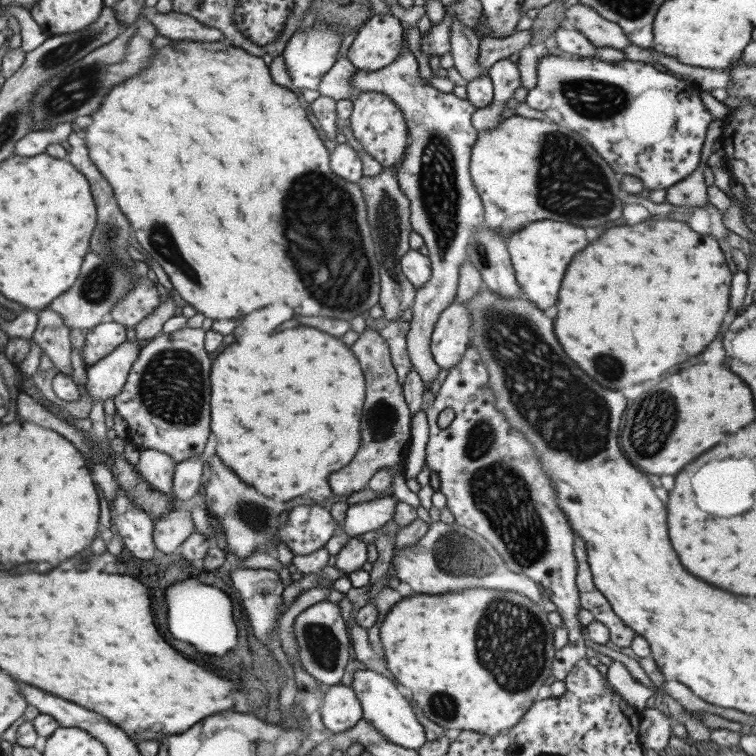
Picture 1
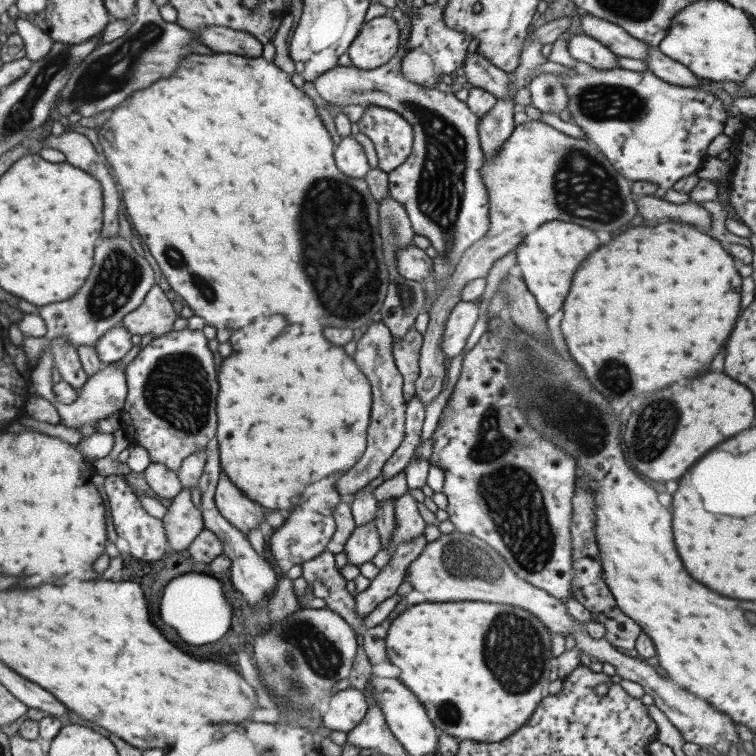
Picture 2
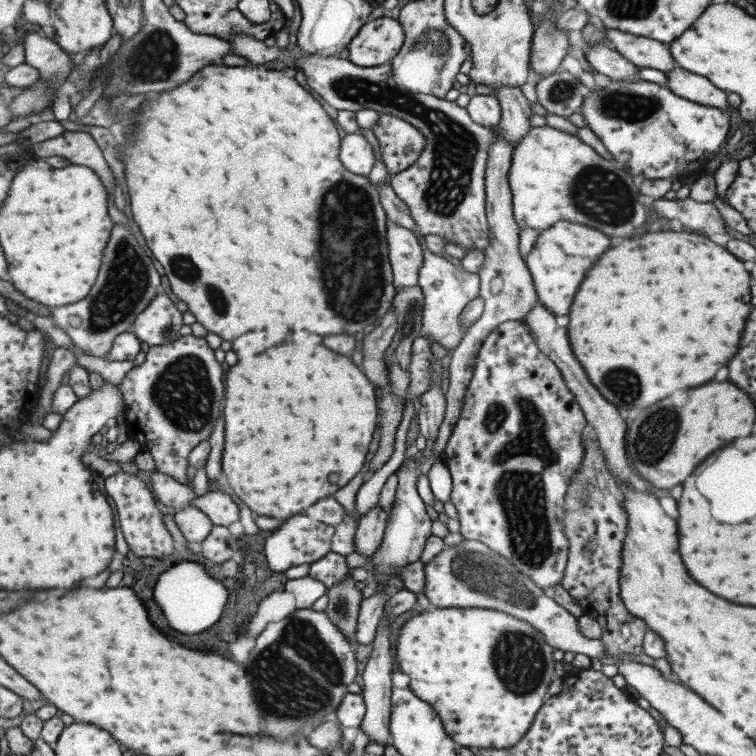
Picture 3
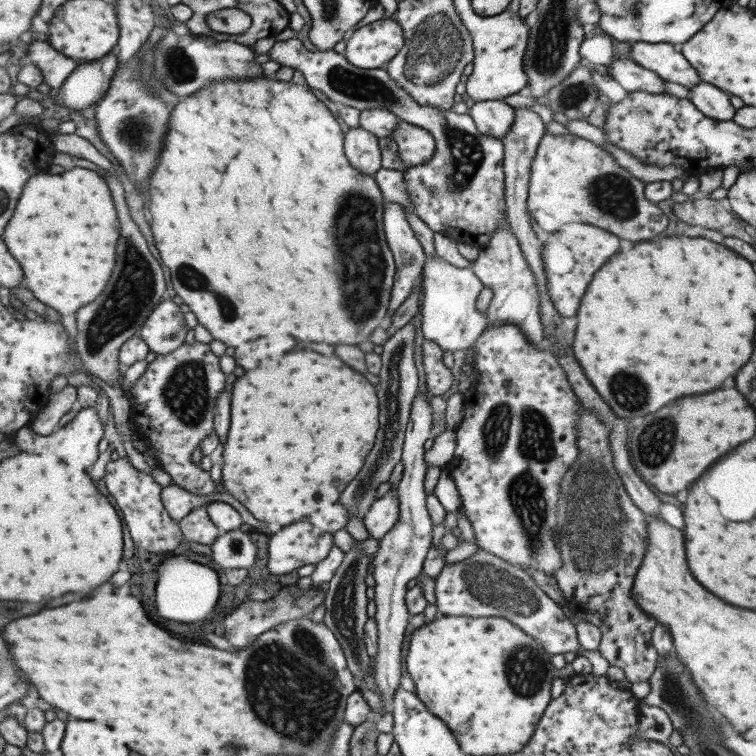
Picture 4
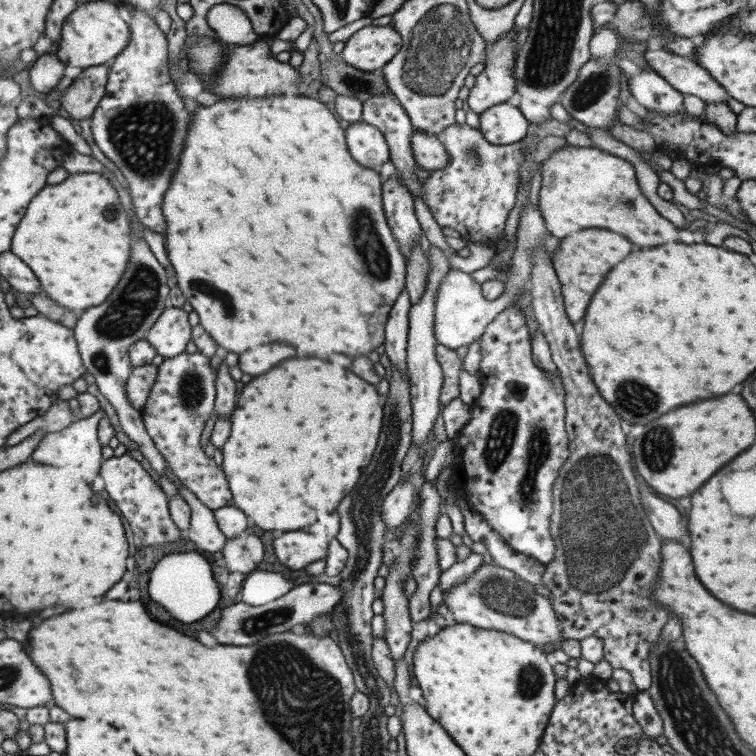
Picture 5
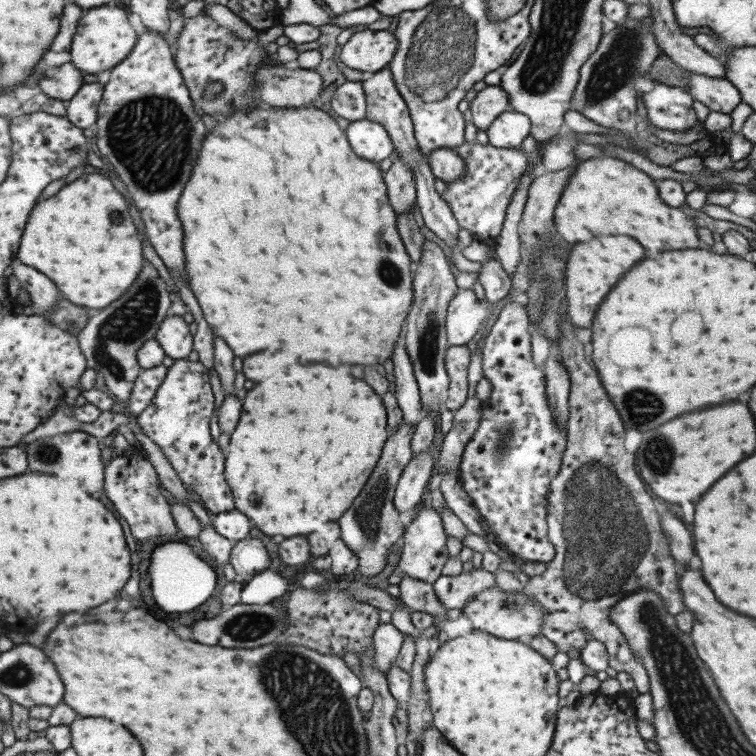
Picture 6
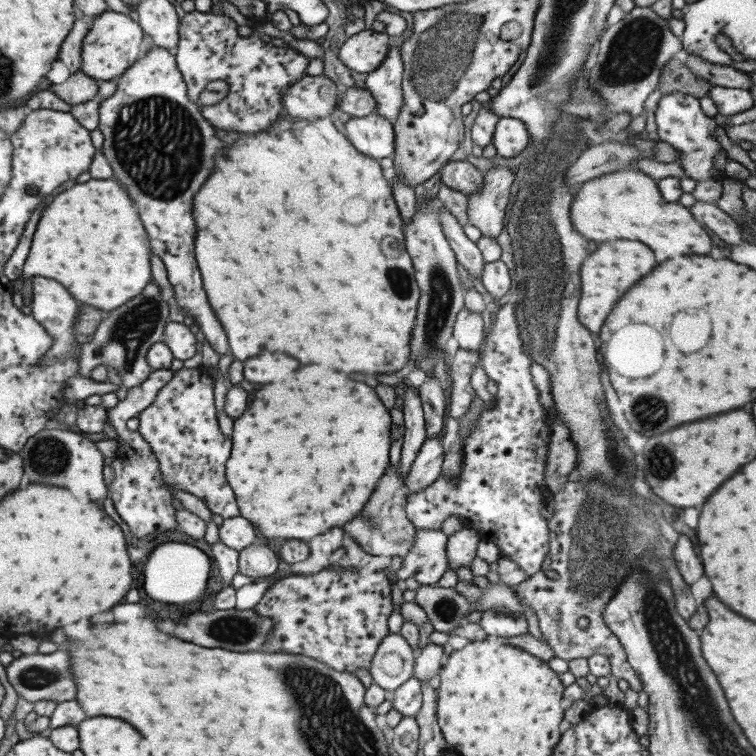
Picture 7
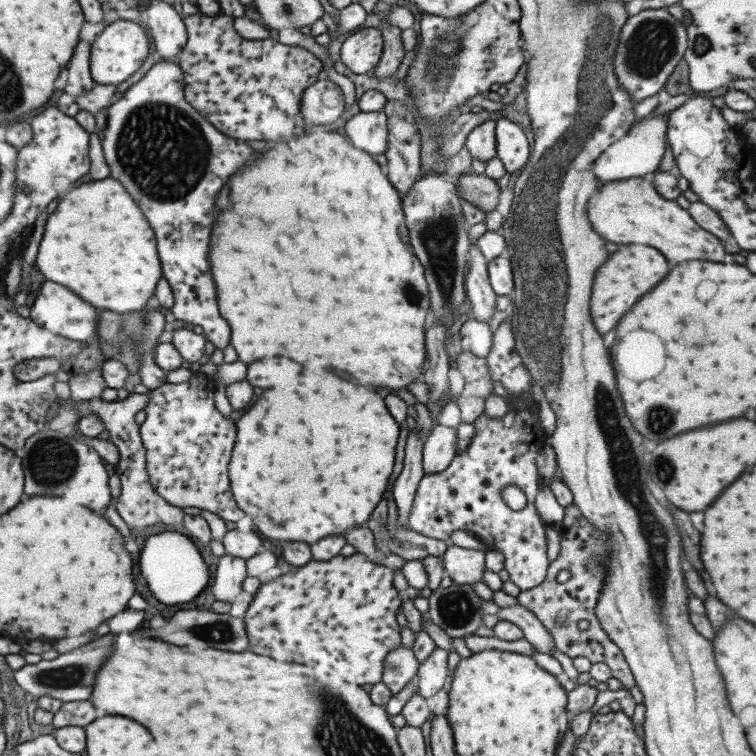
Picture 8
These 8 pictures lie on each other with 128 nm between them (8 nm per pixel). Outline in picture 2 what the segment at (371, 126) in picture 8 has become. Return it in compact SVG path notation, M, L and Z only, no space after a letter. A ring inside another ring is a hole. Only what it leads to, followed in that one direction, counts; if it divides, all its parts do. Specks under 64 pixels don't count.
M350 136L341 138L332 156L337 169L350 178L364 179L370 169L361 146Z

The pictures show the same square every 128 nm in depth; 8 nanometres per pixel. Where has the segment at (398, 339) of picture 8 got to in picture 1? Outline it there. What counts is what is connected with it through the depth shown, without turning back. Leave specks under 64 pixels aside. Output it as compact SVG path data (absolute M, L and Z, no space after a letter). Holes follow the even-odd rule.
M173 41L173 45L165 45L153 52L155 58L151 58L153 62L143 74L115 86L105 96L99 110L93 110L90 115L93 122L79 132L86 141L89 159L110 185L117 206L131 224L135 232L134 238L141 244L139 250L143 250L144 254L147 250L146 255L151 256L164 270L172 290L177 292L186 304L193 306L197 313L212 320L234 320L236 326L232 334L235 342L237 338L242 342L247 341L247 350L243 352L265 348L267 338L271 336L267 332L257 334L257 330L249 332L241 326L243 318L249 316L253 310L263 310L269 306L289 306L293 315L327 316L345 321L367 312L371 306L378 303L380 286L363 193L357 183L350 183L331 171L329 152L315 128L311 126L305 107L295 93L273 82L261 57L241 48L224 42Z

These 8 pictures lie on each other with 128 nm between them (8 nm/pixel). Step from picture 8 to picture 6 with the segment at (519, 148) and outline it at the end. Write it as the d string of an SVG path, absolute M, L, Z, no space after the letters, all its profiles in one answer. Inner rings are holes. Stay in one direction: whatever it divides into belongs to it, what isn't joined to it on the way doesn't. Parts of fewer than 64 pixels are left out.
M513 111L503 112L486 129L489 145L499 149L517 149L526 136L530 135L529 120Z

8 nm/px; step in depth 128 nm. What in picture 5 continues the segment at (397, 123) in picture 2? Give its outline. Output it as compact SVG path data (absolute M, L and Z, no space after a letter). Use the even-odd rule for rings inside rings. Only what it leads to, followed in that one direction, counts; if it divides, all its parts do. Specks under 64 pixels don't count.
M413 130L411 145L415 163L421 169L427 171L441 170L447 166L449 156L445 151L445 146L438 138Z

